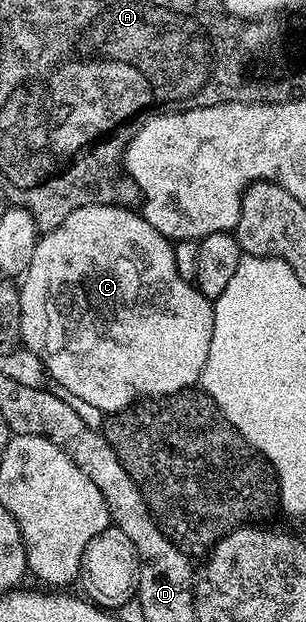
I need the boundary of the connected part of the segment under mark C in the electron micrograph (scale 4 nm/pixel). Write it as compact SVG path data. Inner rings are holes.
M91 204L74 210L54 230L43 233L37 239L34 258L30 258L30 266L22 277L19 290L20 340L23 347L30 349L42 361L45 373L55 383L64 386L67 395L90 402L105 414L111 414L129 408L141 398L183 392L185 388L193 387L199 381L214 332L213 301L207 300L193 281L178 274L178 266L174 262L173 241L167 240L158 230L154 230L154 226L150 226L150 222L146 222L146 218L139 211L121 208L119 204Z

